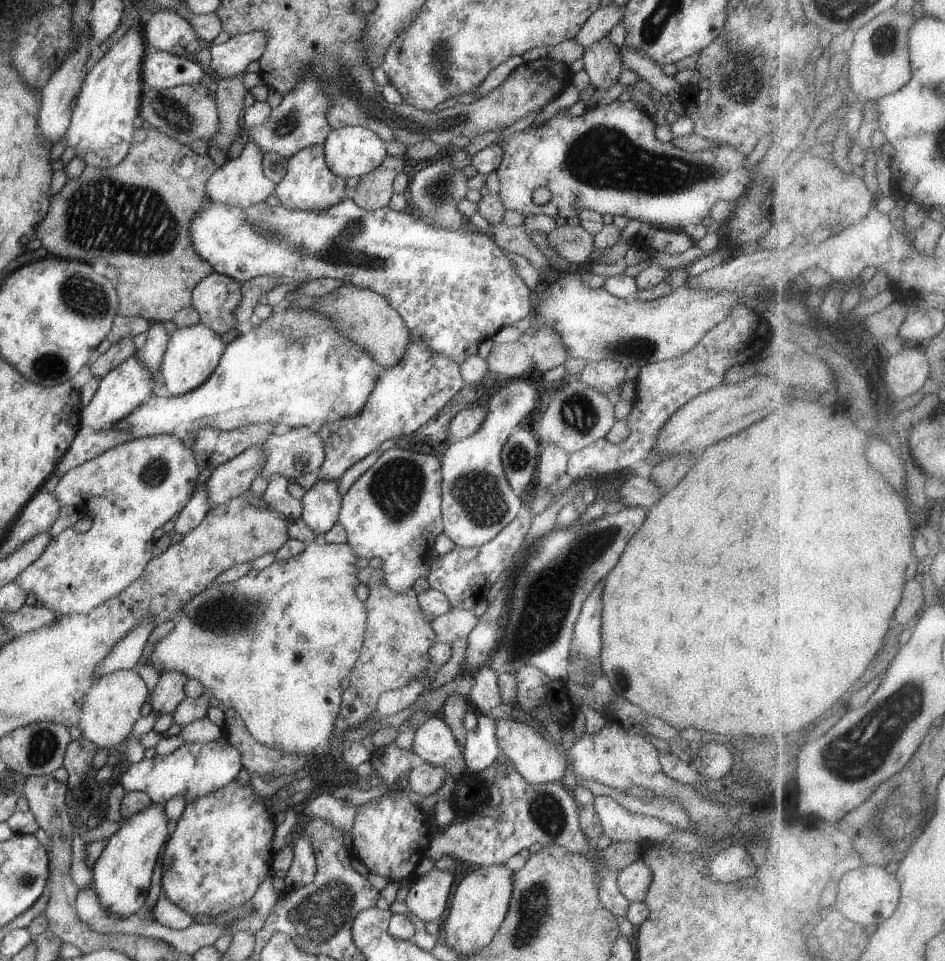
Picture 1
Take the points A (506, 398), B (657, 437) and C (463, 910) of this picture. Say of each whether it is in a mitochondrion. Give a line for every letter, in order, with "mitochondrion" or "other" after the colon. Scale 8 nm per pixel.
A: mitochondrion
B: other
C: other

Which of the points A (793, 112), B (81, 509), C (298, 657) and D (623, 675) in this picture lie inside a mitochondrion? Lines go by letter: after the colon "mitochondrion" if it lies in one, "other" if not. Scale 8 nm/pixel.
A: other
B: other
C: other
D: mitochondrion

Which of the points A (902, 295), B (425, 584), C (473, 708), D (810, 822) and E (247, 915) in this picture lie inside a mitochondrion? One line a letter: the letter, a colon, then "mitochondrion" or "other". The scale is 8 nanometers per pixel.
A: other
B: other
C: other
D: other
E: mitochondrion

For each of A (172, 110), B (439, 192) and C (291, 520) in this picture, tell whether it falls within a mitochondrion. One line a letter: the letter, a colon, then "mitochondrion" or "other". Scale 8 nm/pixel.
A: mitochondrion
B: mitochondrion
C: other

